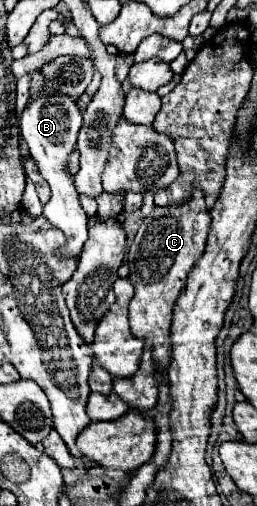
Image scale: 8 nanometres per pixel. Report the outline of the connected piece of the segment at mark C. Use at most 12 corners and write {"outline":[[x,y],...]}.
{"outline":[[203,191],[155,207],[127,253],[131,333],[169,363],[171,307],[205,251]]}

